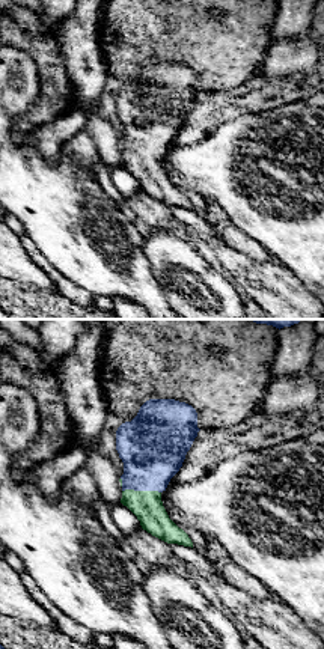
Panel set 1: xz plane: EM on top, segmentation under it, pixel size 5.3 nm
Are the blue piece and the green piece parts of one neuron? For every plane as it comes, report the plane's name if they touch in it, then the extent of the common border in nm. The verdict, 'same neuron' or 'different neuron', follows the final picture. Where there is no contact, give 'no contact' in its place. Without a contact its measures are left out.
meets blue in xz; contact 200 nm long

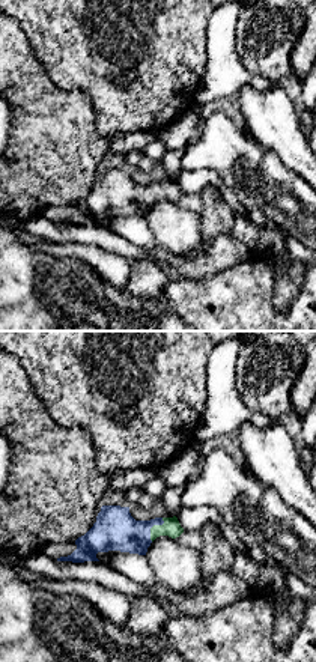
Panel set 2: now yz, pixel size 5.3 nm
meets blue in yz; contact 140 nm long

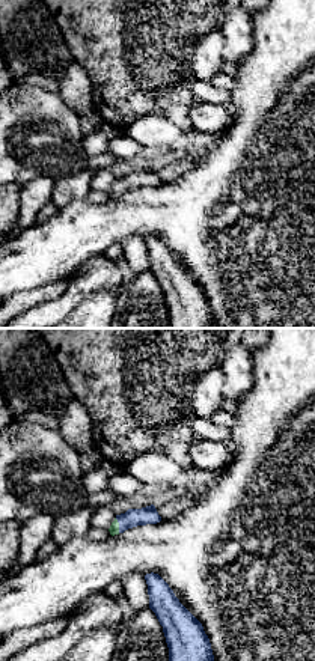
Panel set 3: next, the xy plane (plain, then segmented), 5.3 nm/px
meets blue in xy; contact 80 nm long

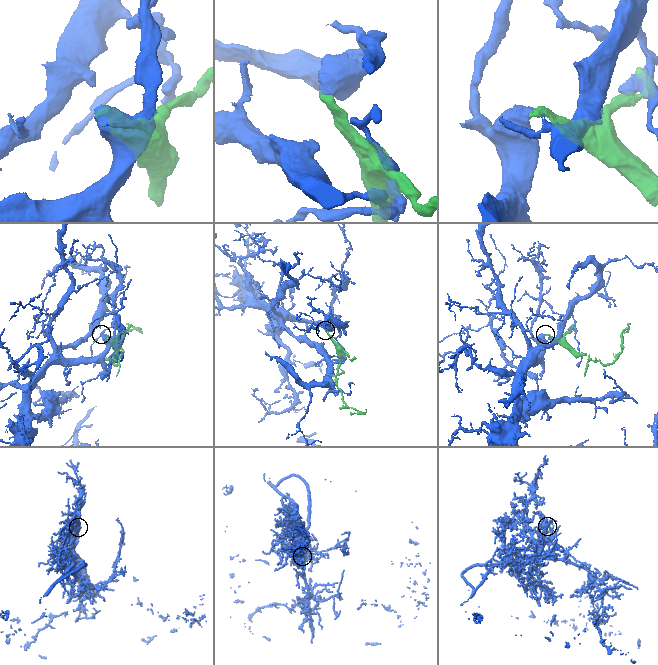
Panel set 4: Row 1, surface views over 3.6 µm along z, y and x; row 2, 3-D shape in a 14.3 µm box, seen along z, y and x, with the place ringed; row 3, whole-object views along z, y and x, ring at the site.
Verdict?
same neuron

